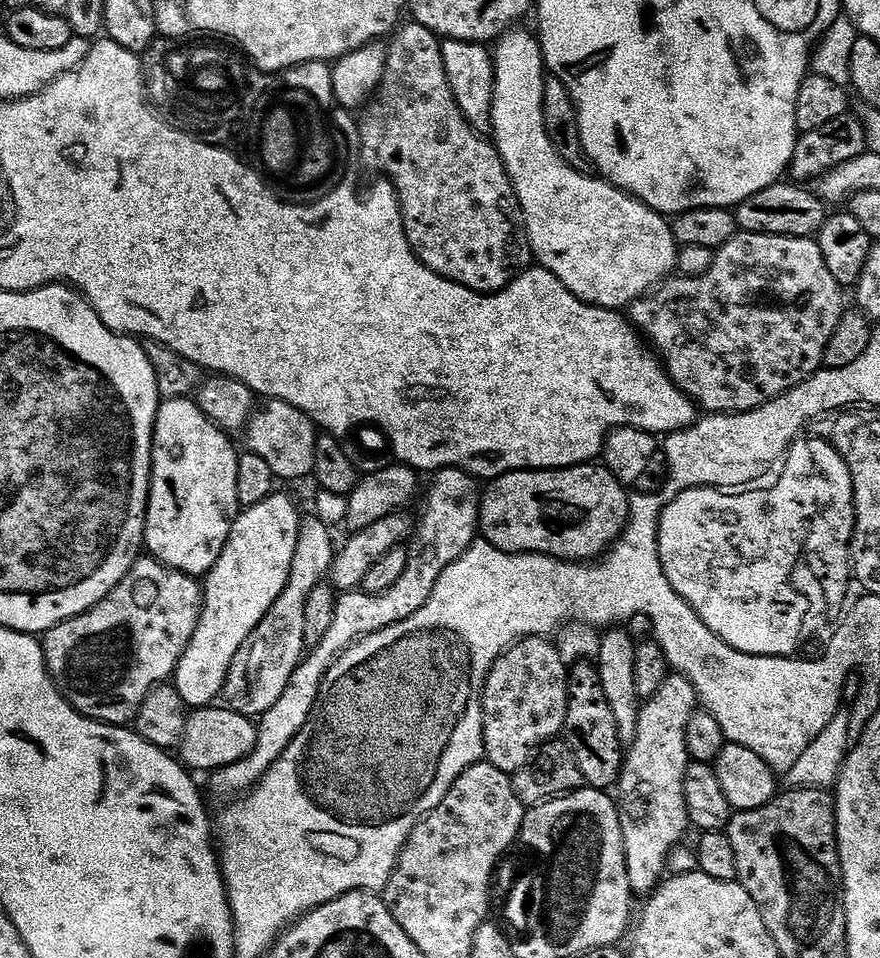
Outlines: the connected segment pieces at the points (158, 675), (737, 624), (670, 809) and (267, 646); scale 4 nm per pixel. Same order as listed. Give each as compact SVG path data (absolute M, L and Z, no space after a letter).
M144 559L138 564L140 581L132 589L128 589L128 586L115 588L108 599L98 605L99 611L104 613L101 616L92 614L87 617L89 620L84 632L88 637L81 644L72 644L68 649L47 649L48 671L52 674L52 680L73 709L89 721L131 725L152 689L160 687L175 673L192 635L196 633L200 611L204 609L201 585L199 588L195 579L176 572L173 568L165 568L159 560Z
M799 438L793 441L791 448L789 448L787 455L782 461L782 467L779 469L779 472L780 477L778 477L769 488L762 488L763 486L760 486L756 488L758 489L757 492L752 492L754 490L744 490L739 494L733 494L731 491L720 491L718 488L708 487L685 488L683 491L678 491L671 497L672 501L665 506L664 513L662 513L662 508L662 511L659 513L659 516L661 515L660 520L658 516L658 523L654 528L656 534L656 553L660 555L660 565L672 589L700 615L704 625L706 625L719 640L736 651L745 652L746 650L756 650L756 656L766 656L766 644L764 644L764 642L762 642L762 644L756 644L756 642L754 642L754 638L760 636L758 630L762 630L762 624L756 624L750 616L742 614L742 610L740 610L742 606L740 606L740 604L734 604L734 602L732 602L730 606L726 606L726 590L740 590L740 588L738 588L738 586L730 586L730 580L726 582L724 576L718 576L718 568L728 570L730 574L744 574L744 572L752 572L752 574L754 574L754 572L756 572L756 570L754 570L756 566L750 566L750 564L752 564L754 558L762 558L762 556L756 556L756 548L804 548L804 550L806 550L806 548L808 548L808 550L814 550L814 548L818 548L818 550L820 550L820 548L828 548L828 550L830 550L832 544L842 544L842 552L844 552L844 546L847 543L849 529L852 523L851 505L855 501L851 472L848 469L847 462L831 443L828 445L824 440L805 440L805 438Z
M679 674L669 675L664 680L662 687L658 689L646 701L643 701L640 709L640 717L638 718L638 726L636 727L636 737L632 744L627 745L624 763L620 770L620 778L618 781L618 789L620 788L620 828L618 824L618 835L620 843L624 850L624 861L626 862L626 874L628 875L629 886L633 893L651 894L656 891L658 885L665 879L664 867L668 864L668 855L676 848L676 843L684 836L684 831L689 831L688 811L686 810L686 798L684 797L684 779L686 778L686 770L688 769L690 759L687 752L687 726L691 718L698 711L698 697L696 688L688 680L688 677Z
M305 515L298 526L298 546L294 546L294 562L290 562L290 578L282 594L270 606L266 618L252 631L252 637L238 650L228 671L222 693L227 707L233 712L249 718L264 715L290 682L294 670L306 655L303 640L305 625L305 603L311 591L329 579L332 561L336 559L338 548L332 545L332 532L316 516Z

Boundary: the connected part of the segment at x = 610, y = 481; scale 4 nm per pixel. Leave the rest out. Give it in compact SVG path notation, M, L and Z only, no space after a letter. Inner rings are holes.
M581 466L578 468L565 468L561 470L525 470L514 472L506 476L499 477L487 485L488 493L483 493L480 502L480 527L479 535L493 548L499 552L510 552L513 554L539 554L550 556L565 562L592 562L604 555L609 548L615 545L620 538L620 533L624 531L630 519L630 496L627 496L625 485L616 480L614 474L608 472L604 466Z

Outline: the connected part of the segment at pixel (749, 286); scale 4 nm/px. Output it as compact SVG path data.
M752 234L745 240L748 241L741 248L739 239L736 238L722 245L713 255L716 257L713 258L712 265L708 269L706 267L703 269L699 279L682 278L684 280L676 280L677 278L669 278L651 294L641 296L630 306L630 313L632 312L630 323L633 329L650 345L651 351L655 353L664 371L667 372L668 379L676 385L679 392L683 392L696 405L697 409L708 414L754 411L756 408L762 407L763 404L768 404L780 396L785 396L792 388L797 388L811 376L816 375L817 372L821 371L826 346L836 332L836 328L840 325L840 319L844 317L846 311L843 296L845 293L842 291L842 287L835 282L830 270L827 269L822 250L815 239L803 236Z

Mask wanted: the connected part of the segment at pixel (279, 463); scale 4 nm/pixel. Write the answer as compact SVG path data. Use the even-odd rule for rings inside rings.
M267 399L261 404L263 405L259 405L249 417L244 434L247 451L262 458L275 479L300 480L306 476L311 477L315 473L318 451L316 426L300 409L281 400Z

